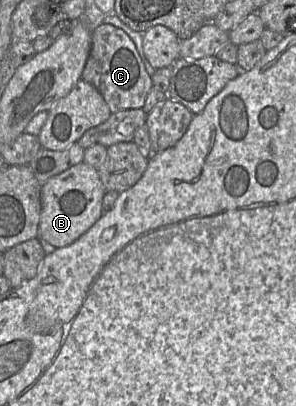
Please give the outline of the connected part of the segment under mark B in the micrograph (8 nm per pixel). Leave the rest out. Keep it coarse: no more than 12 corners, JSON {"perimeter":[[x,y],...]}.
{"perimeter":[[85,162],[41,185],[38,238],[72,244],[102,216],[105,188]]}

